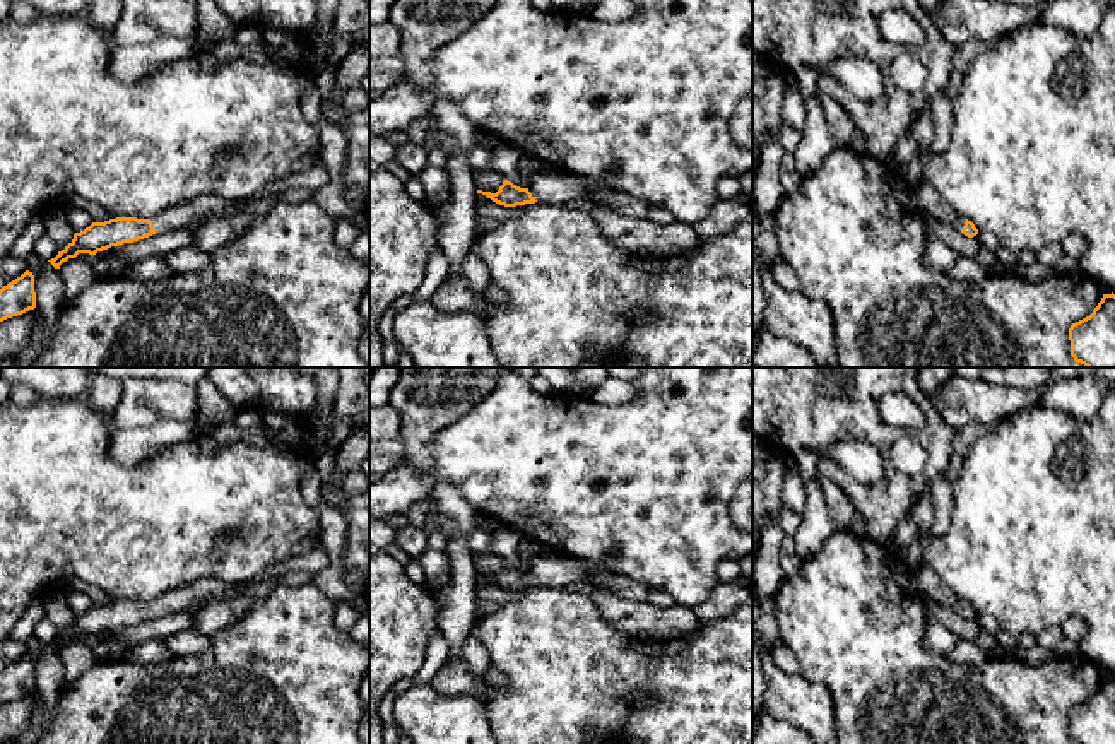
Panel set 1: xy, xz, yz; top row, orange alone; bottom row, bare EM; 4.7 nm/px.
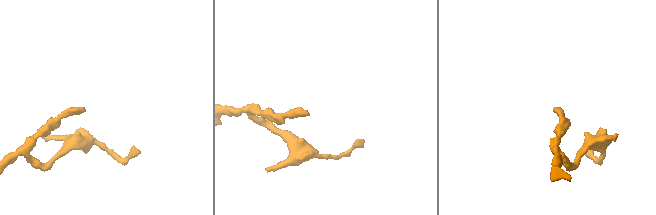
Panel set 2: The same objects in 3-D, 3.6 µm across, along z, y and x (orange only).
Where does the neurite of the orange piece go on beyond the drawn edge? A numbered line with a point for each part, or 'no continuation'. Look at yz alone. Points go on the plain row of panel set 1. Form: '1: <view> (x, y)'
1: yz (931, 585)

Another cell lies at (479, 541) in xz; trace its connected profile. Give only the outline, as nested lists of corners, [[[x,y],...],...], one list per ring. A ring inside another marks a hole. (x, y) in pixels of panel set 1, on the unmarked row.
[[[475,528],[467,544],[475,558],[477,573],[496,576],[506,561],[491,551],[493,534],[494,530]]]

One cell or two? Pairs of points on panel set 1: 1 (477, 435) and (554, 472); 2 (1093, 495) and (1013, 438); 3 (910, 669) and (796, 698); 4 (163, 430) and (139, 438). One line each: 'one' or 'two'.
1: one
2: one
3: two
4: one

